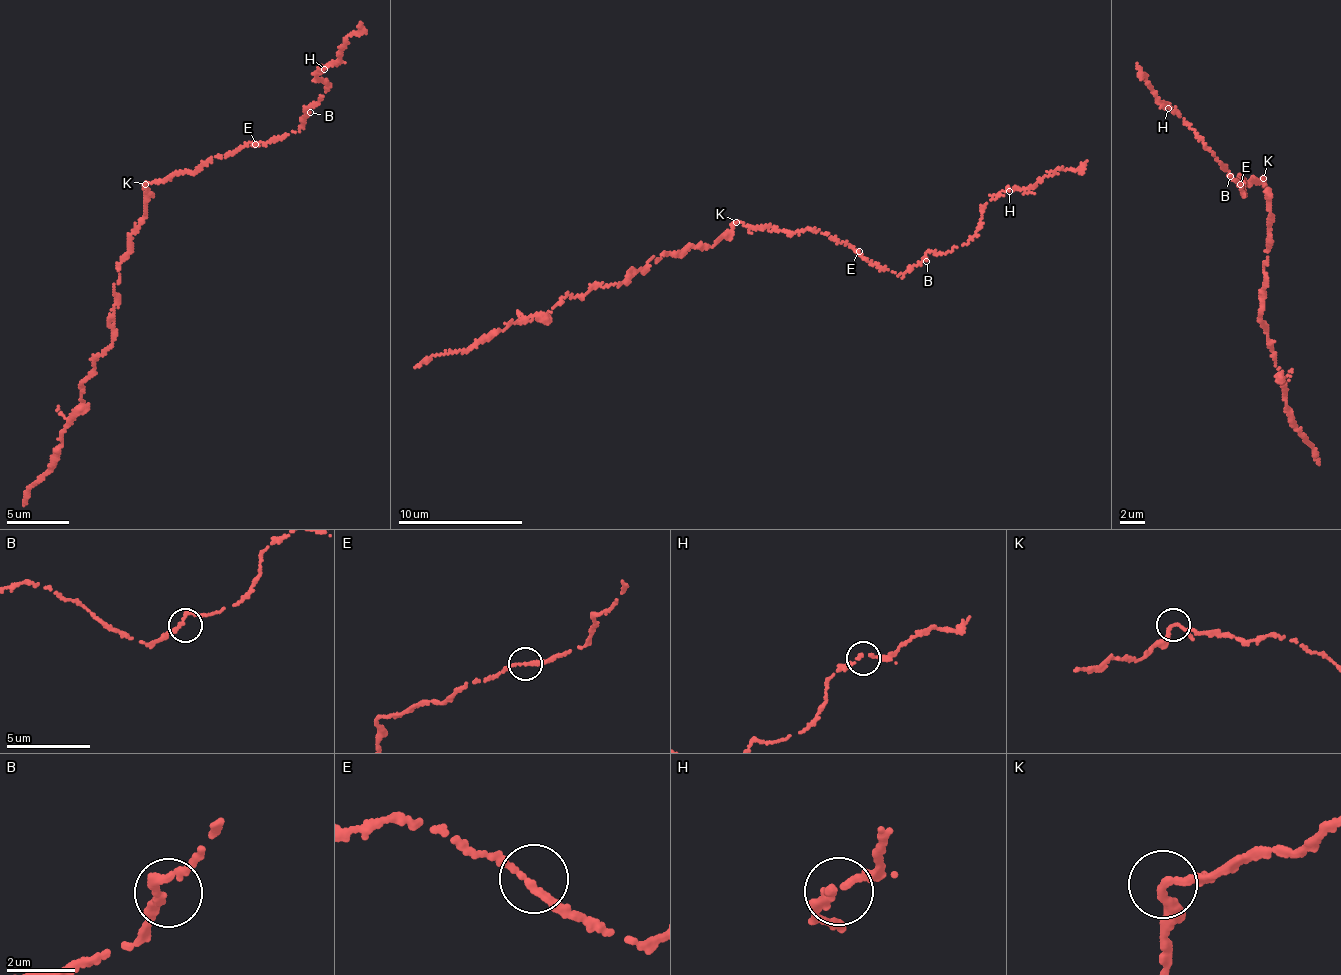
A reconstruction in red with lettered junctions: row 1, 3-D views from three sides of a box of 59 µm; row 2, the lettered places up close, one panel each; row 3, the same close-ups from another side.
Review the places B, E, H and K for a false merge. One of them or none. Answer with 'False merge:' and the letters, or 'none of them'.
False merge: none of them

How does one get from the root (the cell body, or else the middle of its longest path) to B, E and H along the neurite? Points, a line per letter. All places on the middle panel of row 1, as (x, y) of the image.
B: (726, 232), (740, 222), (771, 232), (813, 229), (849, 245), (863, 259), (899, 275), (926, 261)
E: (726, 232), (740, 222), (771, 232), (813, 229), (859, 251)
H: (726, 232), (740, 222), (771, 232), (813, 229), (899, 275), (930, 253), (962, 245), (986, 203), (1009, 191)

